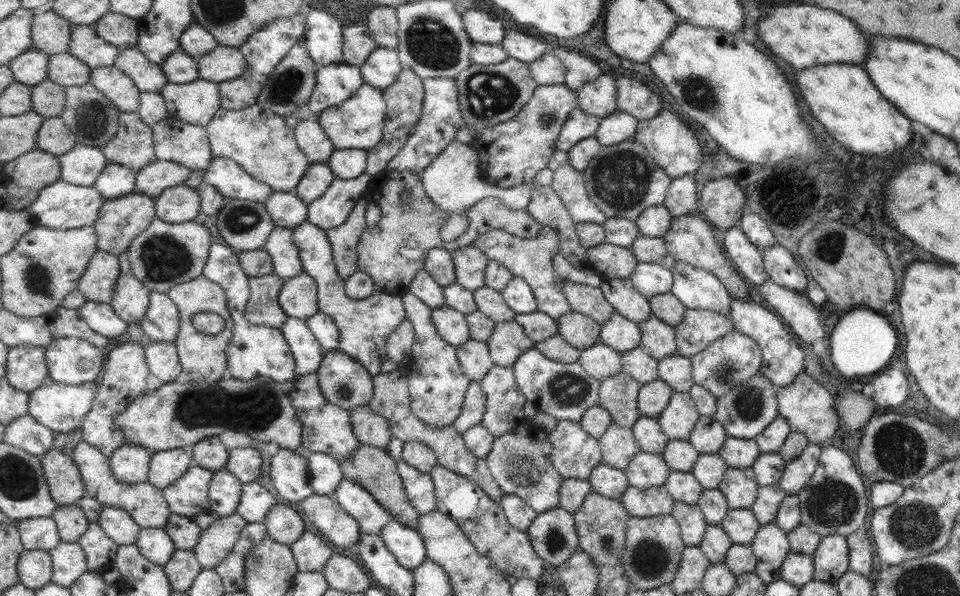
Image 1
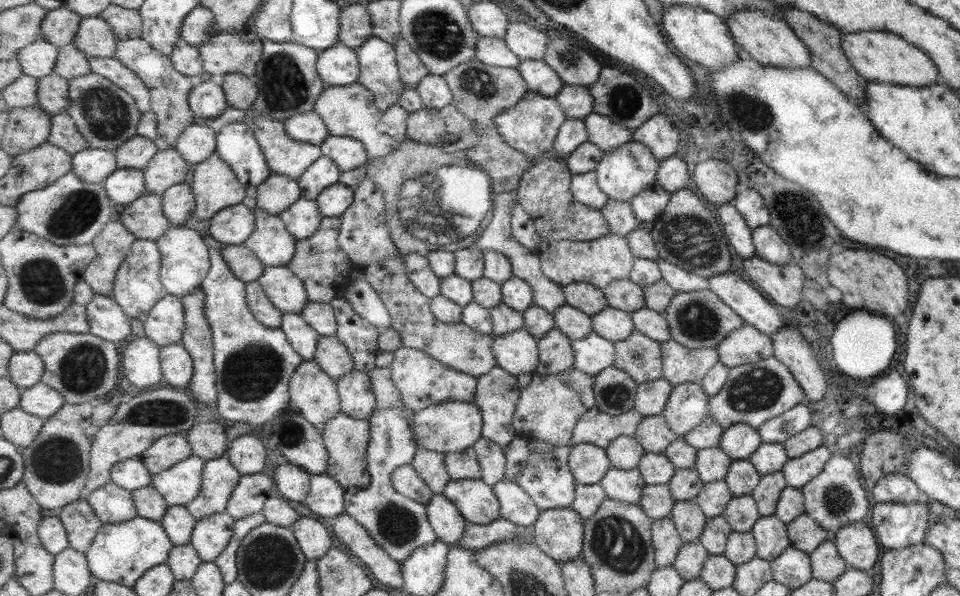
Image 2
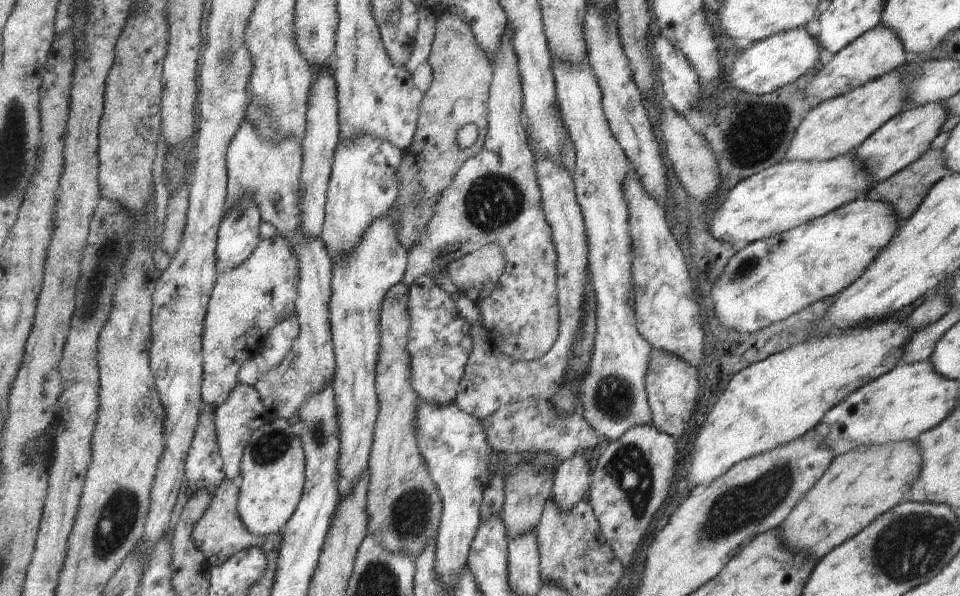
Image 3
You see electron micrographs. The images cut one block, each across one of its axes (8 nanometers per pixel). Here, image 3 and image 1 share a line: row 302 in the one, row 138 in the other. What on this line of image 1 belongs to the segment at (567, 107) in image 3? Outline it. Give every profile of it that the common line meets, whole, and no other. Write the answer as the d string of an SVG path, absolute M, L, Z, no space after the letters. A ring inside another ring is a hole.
M617 111L603 118L595 136L605 146L632 140L638 132L640 120L627 111Z

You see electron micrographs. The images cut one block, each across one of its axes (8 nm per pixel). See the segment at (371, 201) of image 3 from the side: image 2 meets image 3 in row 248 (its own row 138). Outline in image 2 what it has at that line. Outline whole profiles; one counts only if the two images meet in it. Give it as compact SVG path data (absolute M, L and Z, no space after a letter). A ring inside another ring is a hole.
M330 135L321 147L322 153L334 159L342 172L358 169L369 161L366 146L357 138Z

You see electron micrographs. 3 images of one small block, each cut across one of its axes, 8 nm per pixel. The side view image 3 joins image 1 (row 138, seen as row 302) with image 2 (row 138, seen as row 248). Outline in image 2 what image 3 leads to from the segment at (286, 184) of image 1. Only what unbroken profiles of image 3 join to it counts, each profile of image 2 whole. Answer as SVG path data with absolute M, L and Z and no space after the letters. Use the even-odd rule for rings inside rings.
M249 112L244 123L254 130L270 169L277 174L286 174L298 179L322 157L322 147L315 143L301 142L291 138L286 131L285 122L271 116Z

